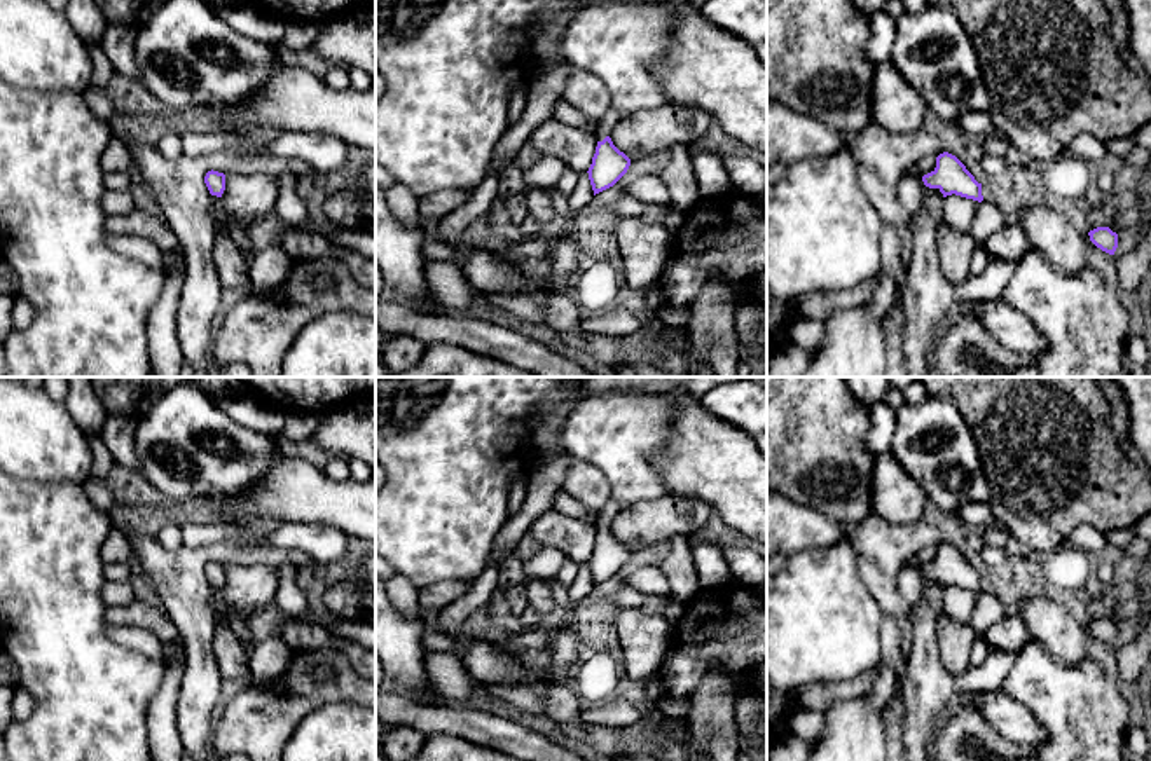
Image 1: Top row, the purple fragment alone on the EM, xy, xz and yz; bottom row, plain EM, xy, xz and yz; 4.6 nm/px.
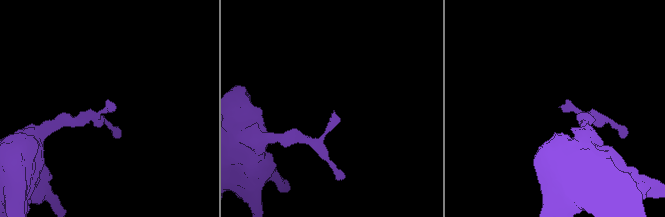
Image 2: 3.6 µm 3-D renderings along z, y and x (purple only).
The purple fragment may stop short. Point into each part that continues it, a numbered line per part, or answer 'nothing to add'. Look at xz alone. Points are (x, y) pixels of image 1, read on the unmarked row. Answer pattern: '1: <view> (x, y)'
1: xz (610, 512)

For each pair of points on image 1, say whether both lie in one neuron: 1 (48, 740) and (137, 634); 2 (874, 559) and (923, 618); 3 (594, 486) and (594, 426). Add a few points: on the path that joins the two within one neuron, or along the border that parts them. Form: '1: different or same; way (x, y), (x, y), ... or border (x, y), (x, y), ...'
1: different; border (105, 625), (105, 634), (121, 646), (163, 662)
2: different; border (914, 606), (910, 618)
3: different; border (573, 458), (591, 463), (608, 480), (612, 496)

